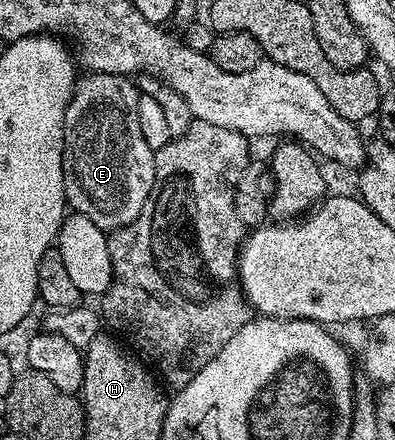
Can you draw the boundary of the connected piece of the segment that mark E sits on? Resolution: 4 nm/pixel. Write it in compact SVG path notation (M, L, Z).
M91 72L83 75L75 83L74 97L70 99L70 105L66 108L64 114L64 122L62 123L62 169L64 170L64 194L66 195L66 203L77 215L84 218L90 218L92 222L96 222L96 226L100 226L103 232L109 234L115 228L123 228L125 224L130 224L140 214L140 210L144 210L144 202L148 202L148 194L154 185L154 153L155 149L148 146L148 142L144 142L144 134L140 134L140 118L138 117L138 97L139 89L133 79L125 76L117 76L116 74L104 74L103 72Z

